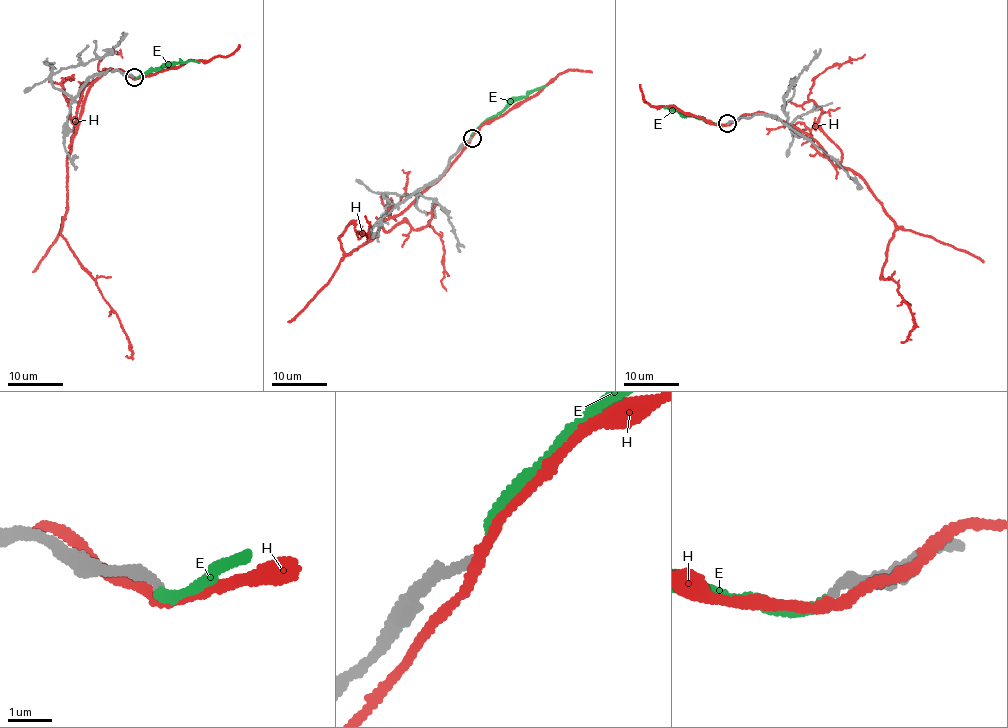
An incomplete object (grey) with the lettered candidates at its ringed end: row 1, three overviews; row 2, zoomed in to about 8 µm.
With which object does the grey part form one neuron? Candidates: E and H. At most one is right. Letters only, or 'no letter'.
E

